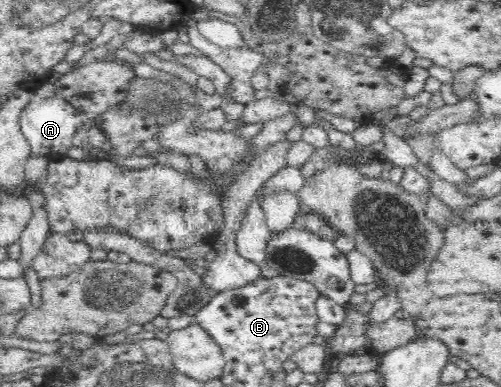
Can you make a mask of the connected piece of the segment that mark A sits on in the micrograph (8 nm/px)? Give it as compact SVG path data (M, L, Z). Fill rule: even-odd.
M60 95L38 98L29 101L19 115L20 129L27 137L31 152L47 156L47 154L65 154L73 147L73 138L79 130L95 126L94 120L83 111L75 108Z

